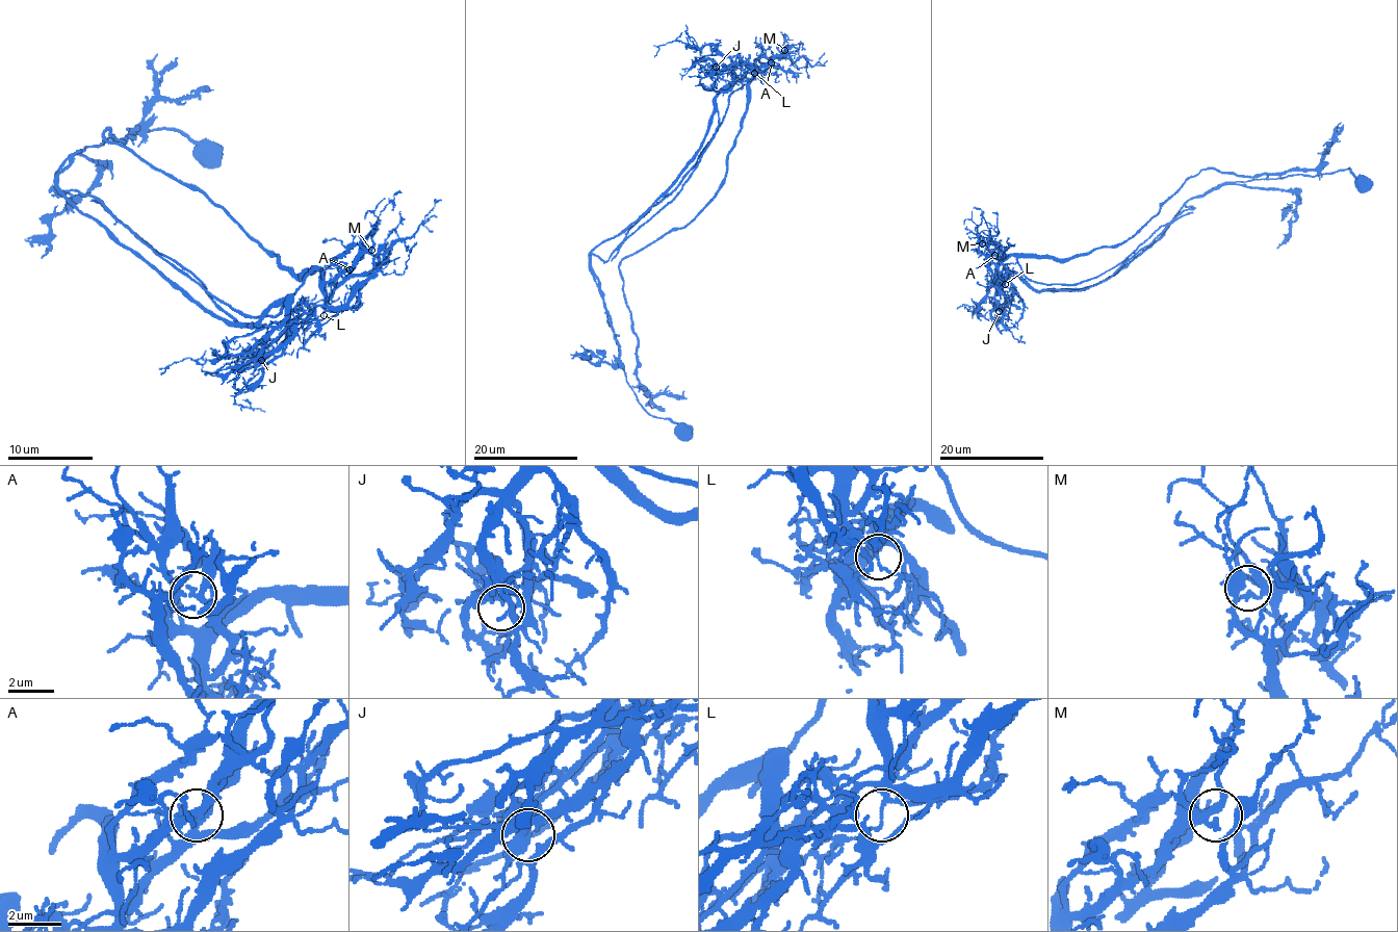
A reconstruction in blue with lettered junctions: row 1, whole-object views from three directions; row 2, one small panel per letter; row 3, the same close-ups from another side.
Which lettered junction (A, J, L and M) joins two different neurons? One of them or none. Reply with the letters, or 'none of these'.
L

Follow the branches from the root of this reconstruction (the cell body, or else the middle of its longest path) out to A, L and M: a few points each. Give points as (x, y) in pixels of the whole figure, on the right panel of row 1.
A: (1364, 186), (1349, 169), (1252, 177), (1202, 169), (1120, 244), (1064, 259), (1010, 255), (992, 263), (994, 255)
L: (1364, 186), (1349, 169), (1252, 177), (1202, 169), (1120, 244), (1064, 259), (1010, 255), (999, 267), (1005, 284)
M: (1364, 186), (1349, 169), (1252, 177), (1202, 169), (1120, 244), (1064, 259), (1010, 255), (992, 263), (982, 243)

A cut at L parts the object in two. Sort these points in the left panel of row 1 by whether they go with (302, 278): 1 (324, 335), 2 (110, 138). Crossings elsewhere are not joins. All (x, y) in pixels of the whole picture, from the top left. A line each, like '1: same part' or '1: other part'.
1: same part
2: same part

